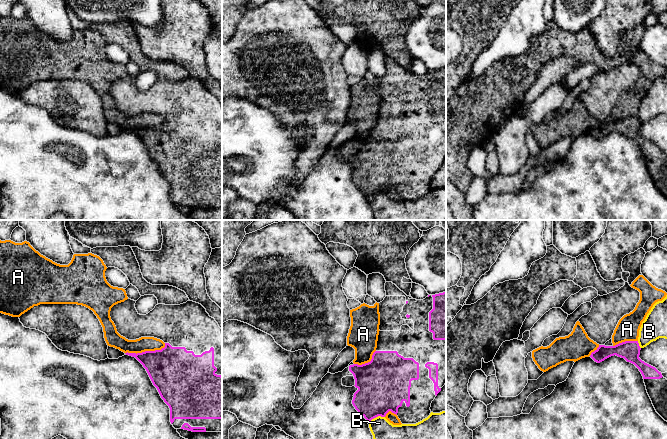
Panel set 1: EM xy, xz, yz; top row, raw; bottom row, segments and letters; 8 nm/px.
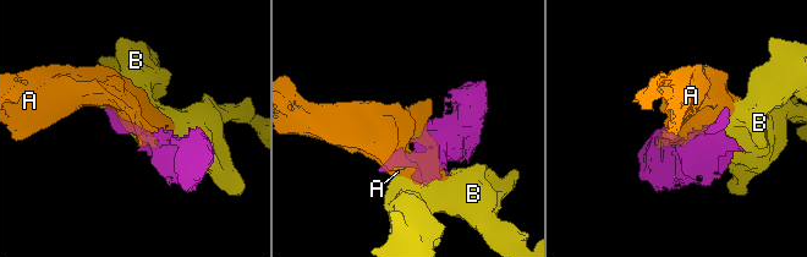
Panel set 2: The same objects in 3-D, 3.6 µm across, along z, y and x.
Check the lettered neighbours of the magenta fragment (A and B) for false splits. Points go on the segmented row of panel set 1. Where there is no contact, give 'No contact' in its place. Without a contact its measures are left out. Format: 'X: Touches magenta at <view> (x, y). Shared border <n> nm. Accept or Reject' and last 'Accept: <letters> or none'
A: Touches magenta at xy (146, 351). Shared border 340 nm. Reject
B: Touches magenta at xz (376, 416). Shared border 140 nm. Reject
Accept: none

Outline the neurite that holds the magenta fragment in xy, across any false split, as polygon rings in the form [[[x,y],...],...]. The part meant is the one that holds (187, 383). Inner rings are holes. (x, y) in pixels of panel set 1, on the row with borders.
[[[127,299],[111,308],[110,317],[114,322],[117,332],[128,340],[136,340],[141,337],[154,337],[162,340],[165,347],[161,350],[145,351],[142,353],[125,353],[135,357],[146,369],[153,385],[157,388],[161,398],[170,408],[170,422],[175,429],[184,429],[192,432],[222,432],[222,329],[214,318],[210,317],[206,309],[199,303],[187,301],[180,305],[158,304],[146,315],[140,315],[135,308],[136,301]]]

